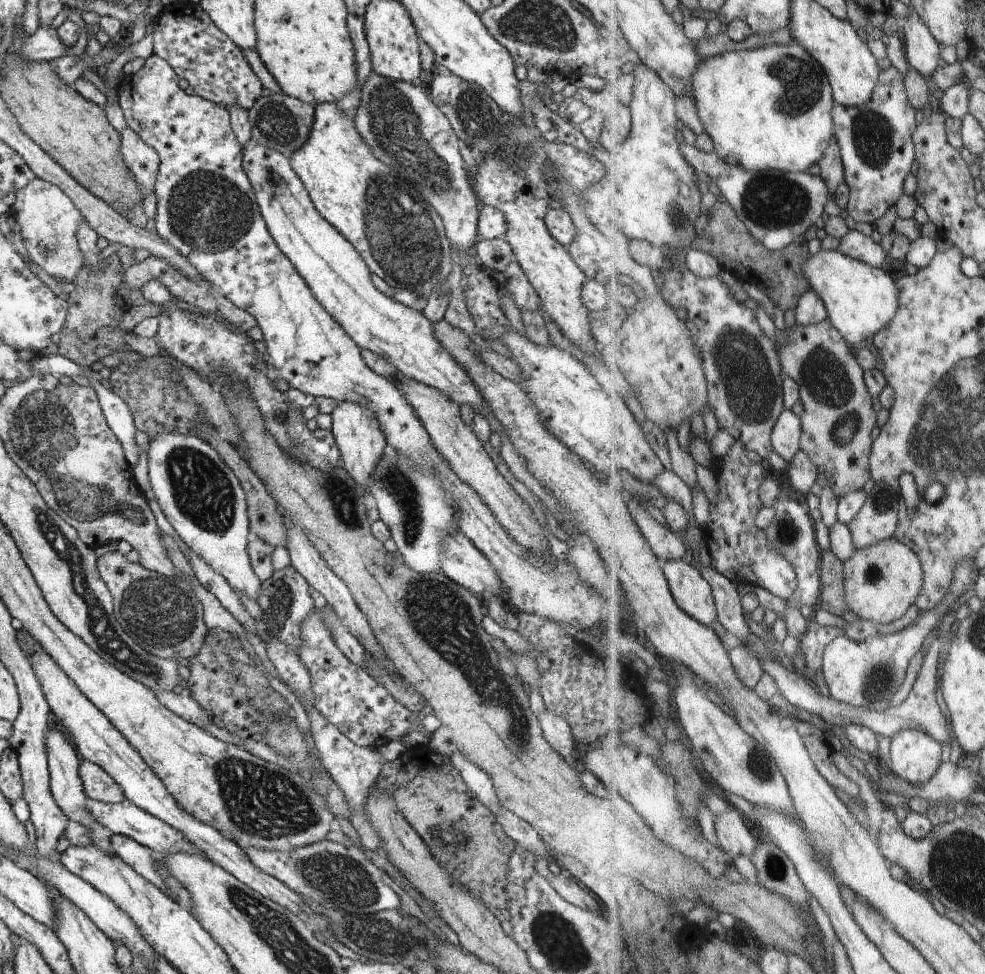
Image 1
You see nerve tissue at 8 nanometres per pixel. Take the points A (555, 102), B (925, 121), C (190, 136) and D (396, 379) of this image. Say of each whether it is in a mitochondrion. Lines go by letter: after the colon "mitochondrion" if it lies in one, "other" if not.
A: other
B: other
C: other
D: other

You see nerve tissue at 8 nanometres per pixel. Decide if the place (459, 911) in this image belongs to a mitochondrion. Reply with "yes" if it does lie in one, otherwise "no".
no

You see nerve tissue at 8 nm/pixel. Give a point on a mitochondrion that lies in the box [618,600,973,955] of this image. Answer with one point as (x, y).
(880, 680)

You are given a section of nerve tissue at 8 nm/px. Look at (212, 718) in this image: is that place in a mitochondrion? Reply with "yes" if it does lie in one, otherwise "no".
no

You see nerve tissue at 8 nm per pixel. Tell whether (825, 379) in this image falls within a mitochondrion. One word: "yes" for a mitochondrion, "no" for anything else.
yes

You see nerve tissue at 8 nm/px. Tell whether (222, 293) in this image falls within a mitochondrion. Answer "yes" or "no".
no

